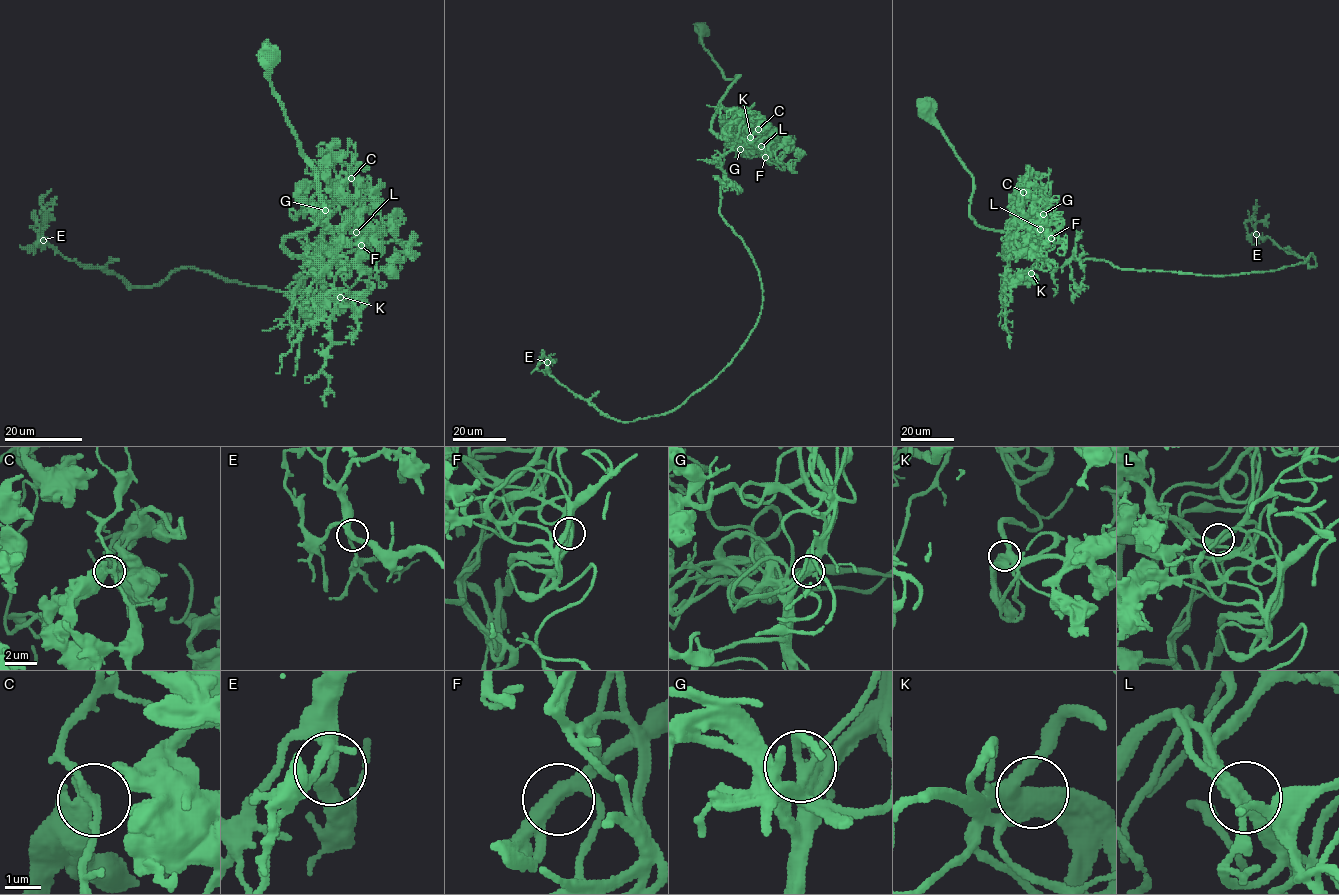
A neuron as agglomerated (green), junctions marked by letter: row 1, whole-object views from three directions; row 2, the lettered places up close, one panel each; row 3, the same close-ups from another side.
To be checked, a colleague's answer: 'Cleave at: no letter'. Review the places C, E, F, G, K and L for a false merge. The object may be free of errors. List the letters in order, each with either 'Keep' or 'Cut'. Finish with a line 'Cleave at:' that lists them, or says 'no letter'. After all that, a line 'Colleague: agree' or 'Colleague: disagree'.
C: Cut
E: Keep
F: Keep
G: Keep
K: Keep
L: Keep
Cleave at: C
Colleague: disagree

